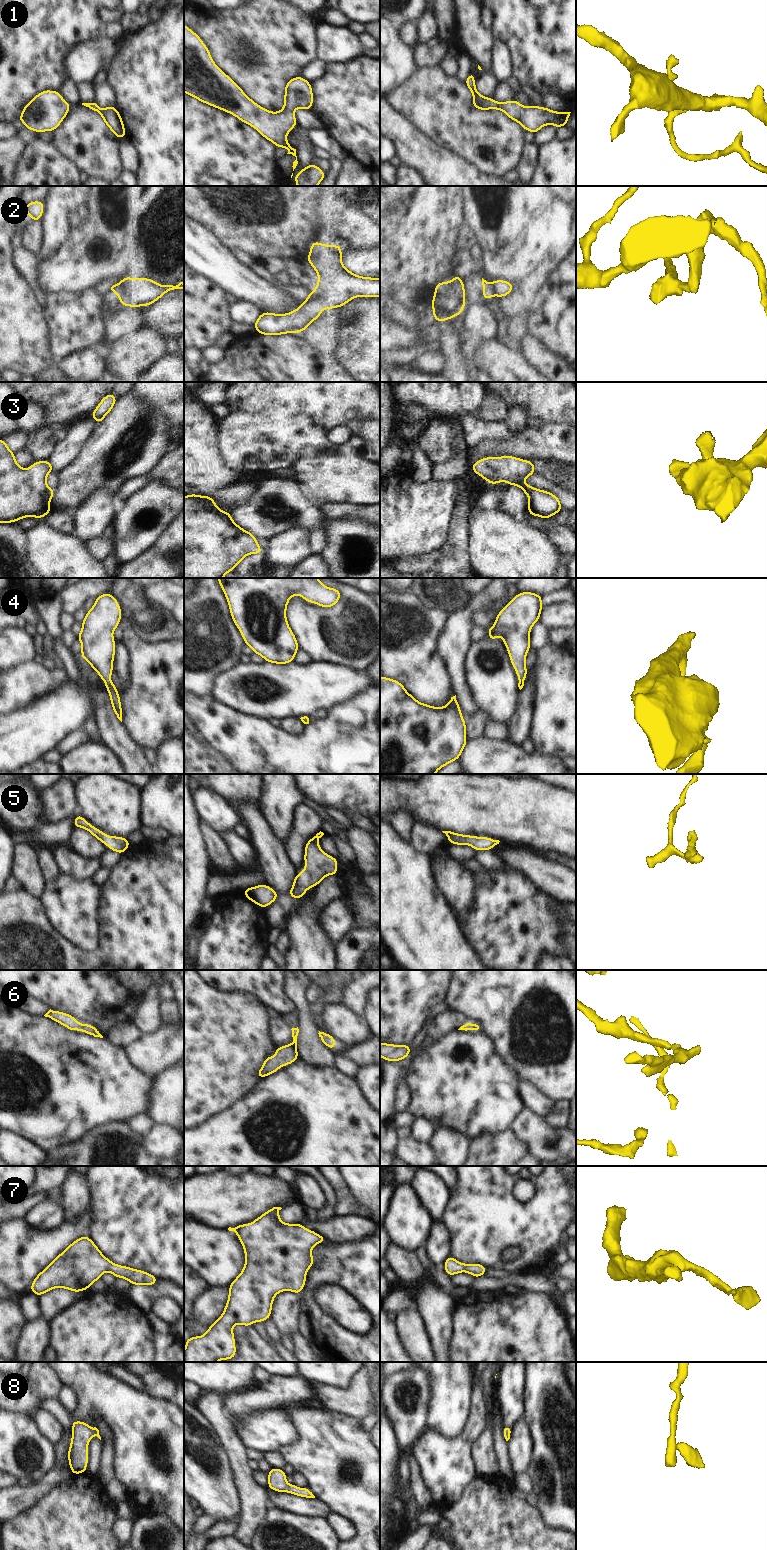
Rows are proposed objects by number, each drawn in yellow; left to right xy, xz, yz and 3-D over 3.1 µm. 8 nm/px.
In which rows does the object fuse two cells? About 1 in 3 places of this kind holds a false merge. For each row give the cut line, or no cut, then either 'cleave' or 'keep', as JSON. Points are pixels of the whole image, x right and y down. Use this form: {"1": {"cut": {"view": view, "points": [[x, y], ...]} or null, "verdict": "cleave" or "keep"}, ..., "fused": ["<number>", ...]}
{"1": {"cut": null, "verdict": "keep"}, "2": {"cut": null, "verdict": "keep"}, "3": {"cut": null, "verdict": "keep"}, "4": {"cut": null, "verdict": "keep"}, "5": {"cut": null, "verdict": "keep"}, "6": {"cut": null, "verdict": "keep"}, "7": {"cut": null, "verdict": "keep"}, "8": {"cut": null, "verdict": "keep"}, "fused": []}

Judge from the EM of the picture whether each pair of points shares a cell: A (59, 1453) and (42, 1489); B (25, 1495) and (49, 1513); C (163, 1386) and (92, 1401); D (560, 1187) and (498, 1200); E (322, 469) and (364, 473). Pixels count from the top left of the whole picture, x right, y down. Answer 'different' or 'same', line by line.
A: different
B: different
C: different
D: same
E: same

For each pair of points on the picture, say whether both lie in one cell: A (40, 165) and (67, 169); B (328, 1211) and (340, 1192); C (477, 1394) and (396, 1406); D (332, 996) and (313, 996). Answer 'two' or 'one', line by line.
A: one
B: two
C: two
D: two

